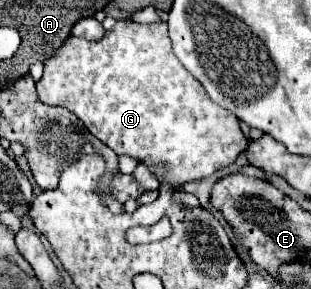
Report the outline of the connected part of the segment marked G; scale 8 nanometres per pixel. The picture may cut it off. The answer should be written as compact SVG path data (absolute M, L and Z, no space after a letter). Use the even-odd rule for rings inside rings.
M118 21L114 25L112 31L106 31L106 37L108 37L108 43L104 43L104 37L100 41L86 41L86 39L78 39L78 37L68 37L66 43L44 63L44 75L42 79L36 83L36 91L38 91L38 99L44 103L44 105L58 105L58 107L64 107L68 111L72 111L86 127L88 131L95 137L98 137L102 143L110 147L116 155L130 155L134 159L138 159L140 163L144 163L160 181L168 181L172 183L174 187L182 185L182 175L212 175L216 173L218 169L224 169L228 165L232 165L236 161L236 157L246 151L248 147L248 139L244 137L242 129L240 129L240 123L238 123L238 117L228 111L228 109L222 109L220 105L212 103L208 99L208 95L204 93L202 85L194 79L194 75L176 59L174 51L172 51L172 43L170 43L170 37L168 37L168 27L166 23L150 23L150 25L142 25L142 23L134 23L134 21ZM158 163L168 163L168 171L166 173L160 173L156 171L156 165Z

